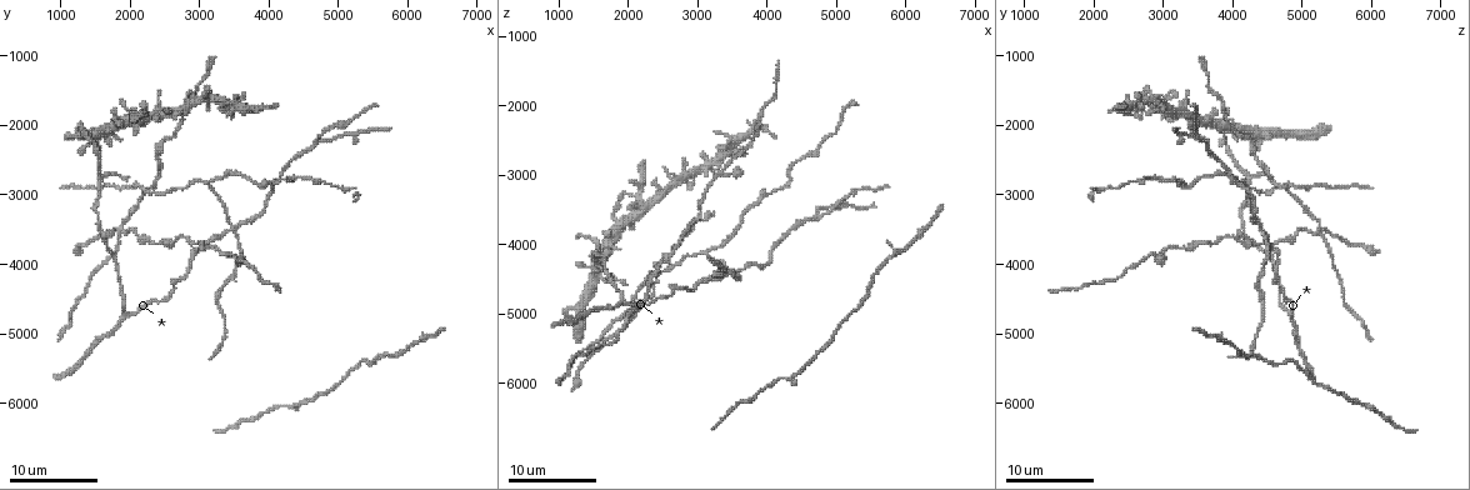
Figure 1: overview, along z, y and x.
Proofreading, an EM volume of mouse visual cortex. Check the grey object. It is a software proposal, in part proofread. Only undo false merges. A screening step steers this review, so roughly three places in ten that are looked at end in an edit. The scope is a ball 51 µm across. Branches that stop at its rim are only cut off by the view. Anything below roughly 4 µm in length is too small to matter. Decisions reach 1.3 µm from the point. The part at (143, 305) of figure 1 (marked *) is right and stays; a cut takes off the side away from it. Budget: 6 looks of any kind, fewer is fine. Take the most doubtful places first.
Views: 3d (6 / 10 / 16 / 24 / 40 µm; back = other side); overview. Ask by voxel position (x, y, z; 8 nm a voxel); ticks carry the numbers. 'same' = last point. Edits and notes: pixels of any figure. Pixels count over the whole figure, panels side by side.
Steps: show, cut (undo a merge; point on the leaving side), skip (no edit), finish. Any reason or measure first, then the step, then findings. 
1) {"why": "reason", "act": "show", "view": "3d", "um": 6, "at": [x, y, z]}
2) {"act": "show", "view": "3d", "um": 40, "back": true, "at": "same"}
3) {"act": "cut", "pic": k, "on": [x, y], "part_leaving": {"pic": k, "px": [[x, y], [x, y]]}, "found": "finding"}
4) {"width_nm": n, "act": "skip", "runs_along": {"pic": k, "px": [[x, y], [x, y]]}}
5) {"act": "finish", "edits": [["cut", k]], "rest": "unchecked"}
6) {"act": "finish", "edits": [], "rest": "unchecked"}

{"act": "show", "view": "3d", "um": 10, "at": [1900, 3550, 5250]}

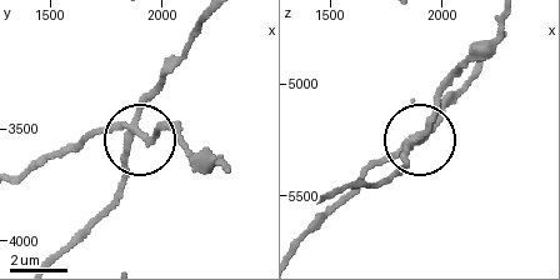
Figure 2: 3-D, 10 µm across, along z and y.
{"width_nm": 250, "act": "cut", "pic": 2, "on": [93, 129], "part_leaving": {"pic": 2, "px": [[413, 138], [439, 90], [496, 25]]}, "found": "a second neuron is stuck on"}

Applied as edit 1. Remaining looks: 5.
{"act": "show", "view": "overview"}

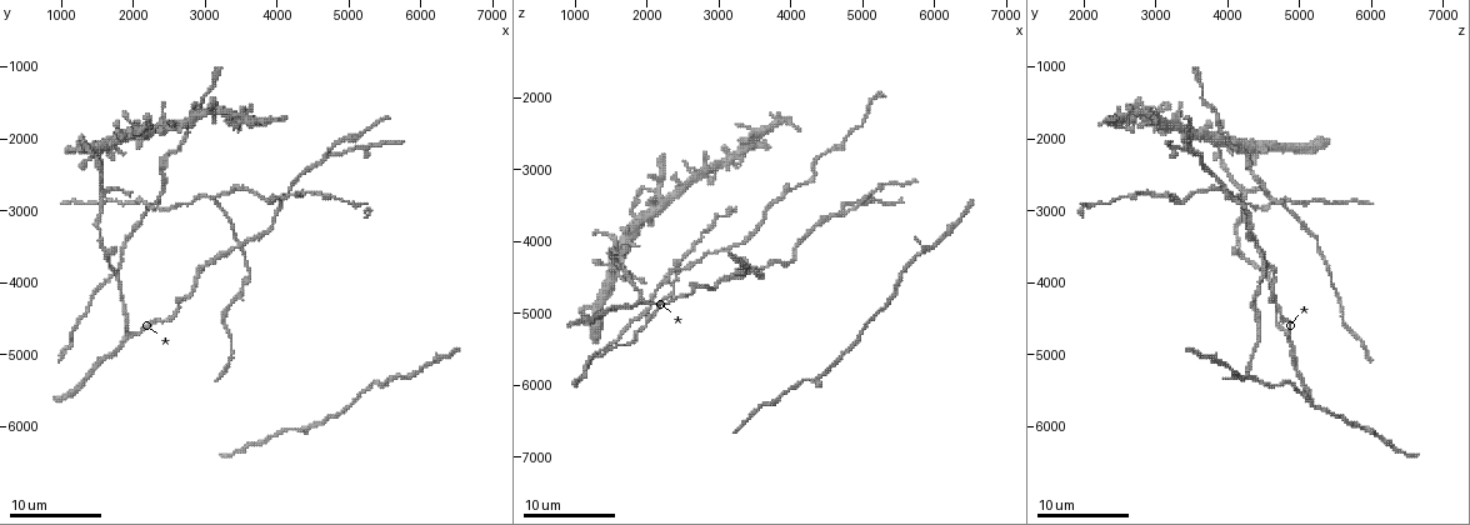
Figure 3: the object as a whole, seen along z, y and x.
{"why": "thin arm on a thick one", "act": "show", "view": "3d", "um": 10, "at": [3500, 3500, 4400]}

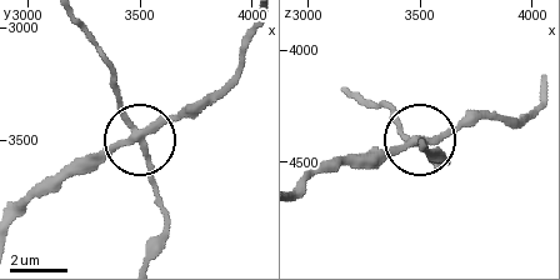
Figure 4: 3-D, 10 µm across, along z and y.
{"act": "cut", "pic": 4, "on": [118, 105], "part_leaving": {"pic": 4, "px": [[138, 133], [114, 70], [80, 20]]}, "found": "a second neuron is stuck on"}

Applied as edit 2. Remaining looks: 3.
{"act": "show", "view": "3d", "um": 10, "at": [2300, 2850, 4600]}

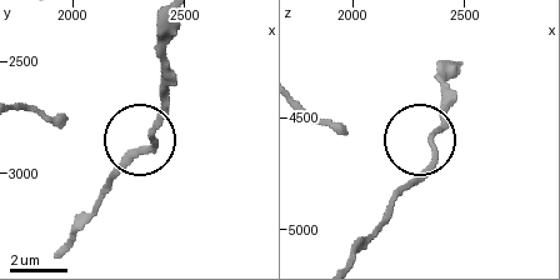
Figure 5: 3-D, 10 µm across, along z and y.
{"act": "show", "view": "3d", "um": 10, "back": true, "at": [2350, 2820, 4600]}

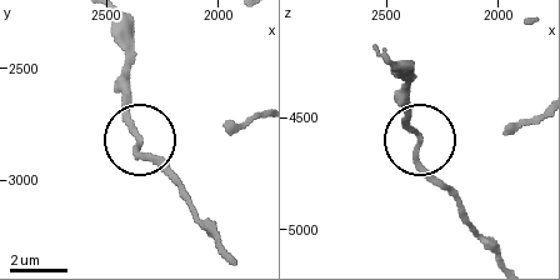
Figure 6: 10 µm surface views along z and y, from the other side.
{"act": "skip", "found": "one neuron here"}

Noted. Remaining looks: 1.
{"act": "finish", "edits": [["cut", 2], ["cut", 4]], "rest": "unchecked"}

